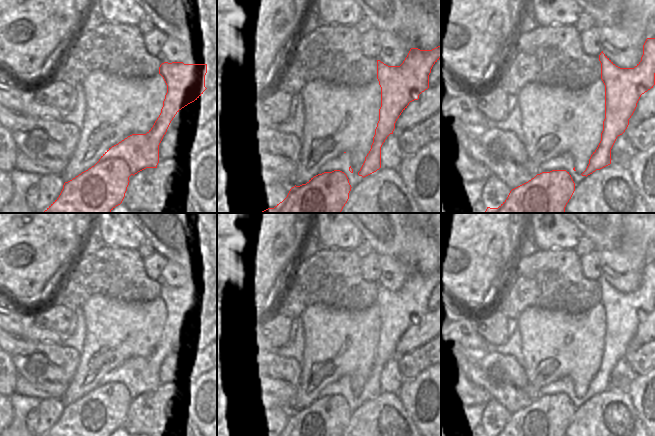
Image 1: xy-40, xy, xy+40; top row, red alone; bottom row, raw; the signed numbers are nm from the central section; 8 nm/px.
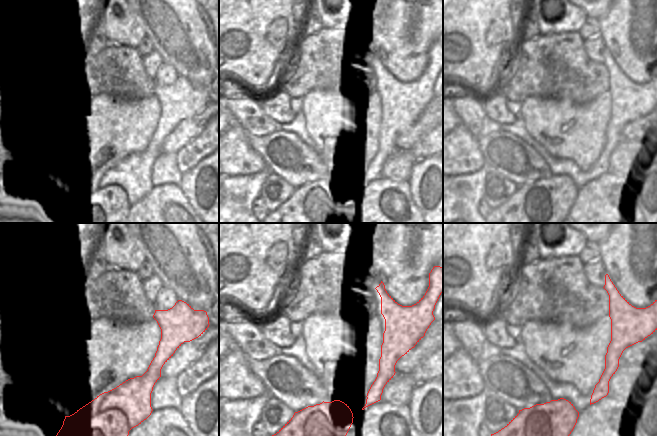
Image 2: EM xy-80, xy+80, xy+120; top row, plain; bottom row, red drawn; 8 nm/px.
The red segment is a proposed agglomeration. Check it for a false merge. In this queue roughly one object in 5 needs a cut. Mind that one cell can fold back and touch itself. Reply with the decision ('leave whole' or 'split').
leave whole

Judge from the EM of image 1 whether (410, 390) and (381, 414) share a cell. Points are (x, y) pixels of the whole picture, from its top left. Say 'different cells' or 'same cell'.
different cells

